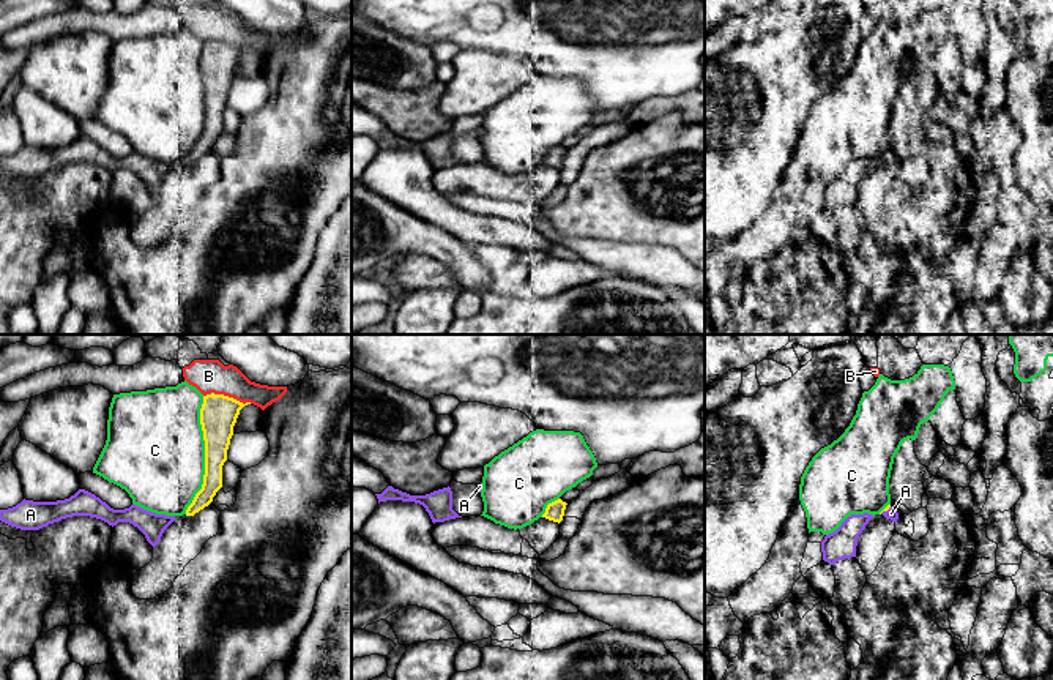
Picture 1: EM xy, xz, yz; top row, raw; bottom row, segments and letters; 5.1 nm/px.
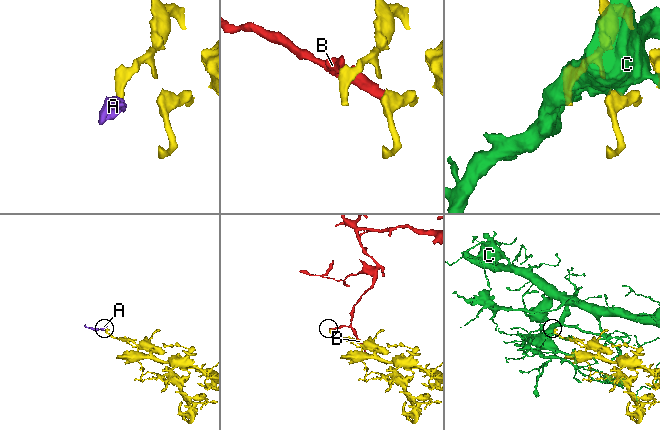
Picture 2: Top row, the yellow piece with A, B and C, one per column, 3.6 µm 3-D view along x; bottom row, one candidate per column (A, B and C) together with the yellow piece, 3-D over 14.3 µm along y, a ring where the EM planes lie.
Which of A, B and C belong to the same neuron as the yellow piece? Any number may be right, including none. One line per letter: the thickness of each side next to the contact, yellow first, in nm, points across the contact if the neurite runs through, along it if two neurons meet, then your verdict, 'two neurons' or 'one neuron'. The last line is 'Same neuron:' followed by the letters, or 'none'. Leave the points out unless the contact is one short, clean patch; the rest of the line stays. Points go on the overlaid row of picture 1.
A: 20 nm thick on the yellow side, 60 nm on the other; one neuron
B: 190 nm thick on the yellow side, 180 nm on the other; border along xy (204, 395), (227, 395), (243, 403), (251, 403); two neurons
C: 190 nm thick on the yellow side, 500 nm on the other; two neurons
Same neuron: A

